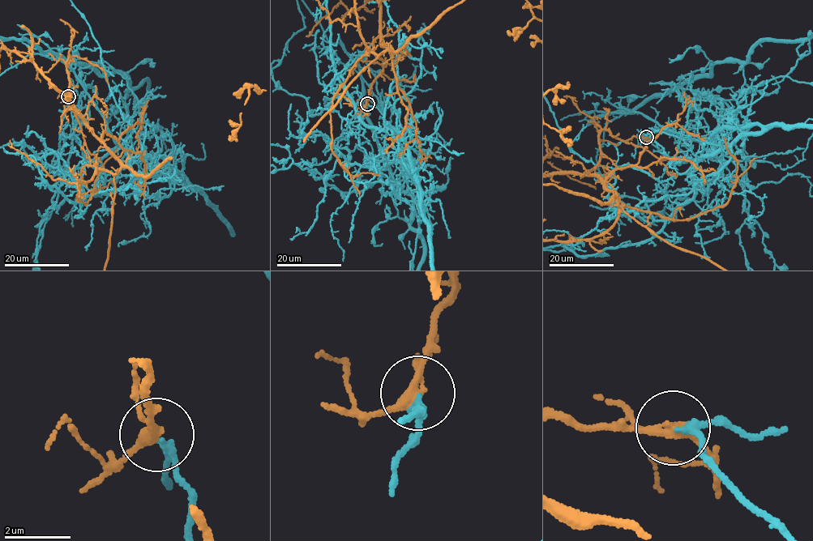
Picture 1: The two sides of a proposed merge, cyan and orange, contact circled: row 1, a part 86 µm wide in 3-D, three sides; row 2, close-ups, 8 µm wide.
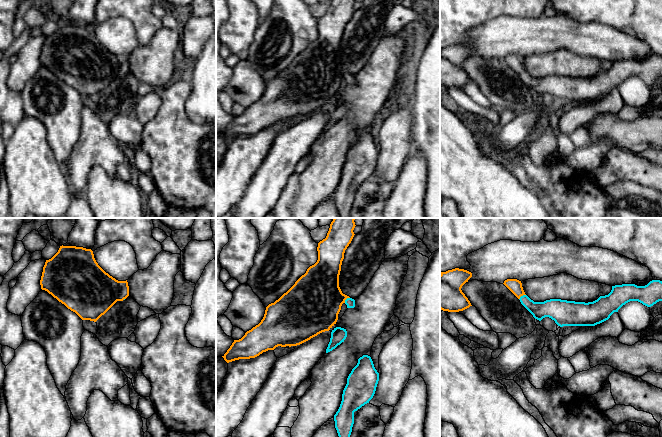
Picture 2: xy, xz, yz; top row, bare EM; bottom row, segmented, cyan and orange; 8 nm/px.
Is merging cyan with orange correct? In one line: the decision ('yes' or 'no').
no

